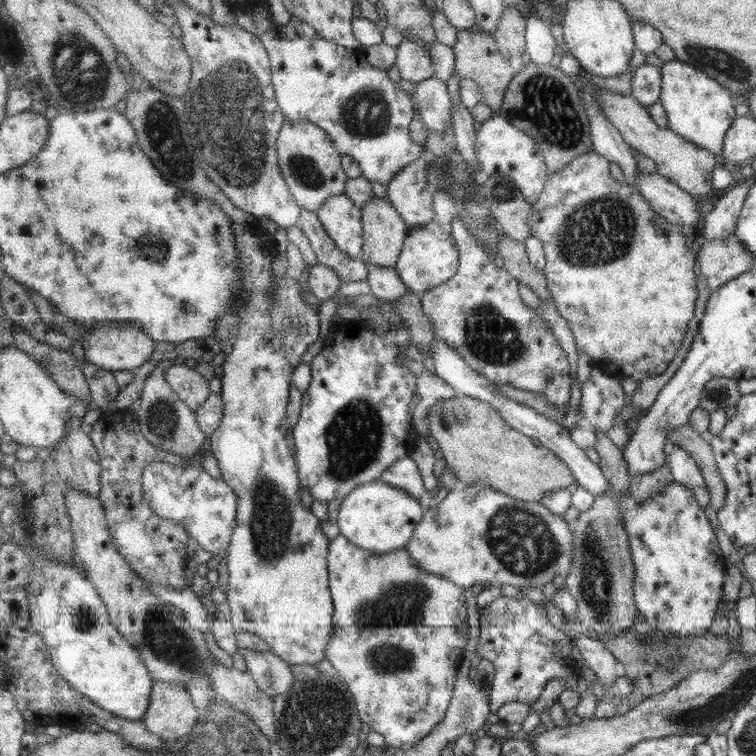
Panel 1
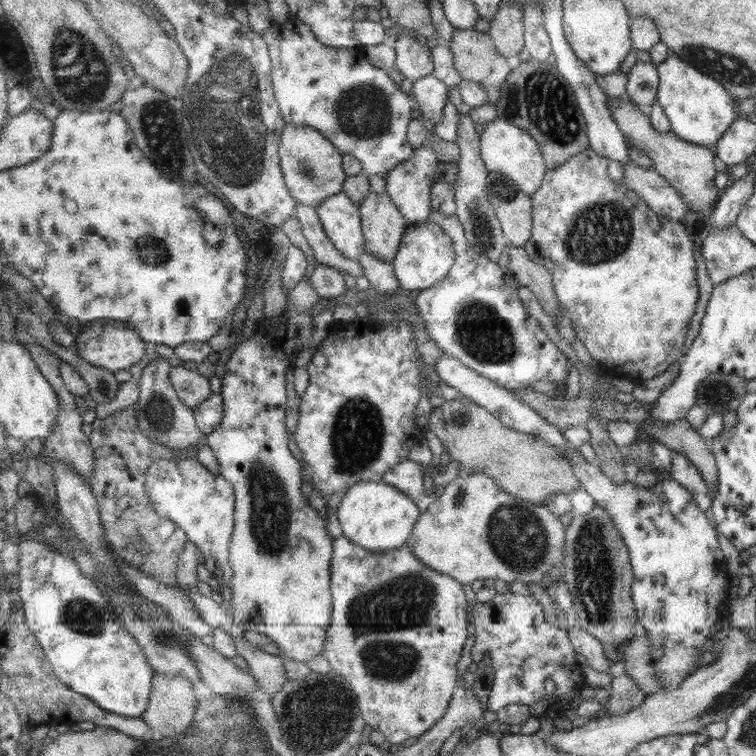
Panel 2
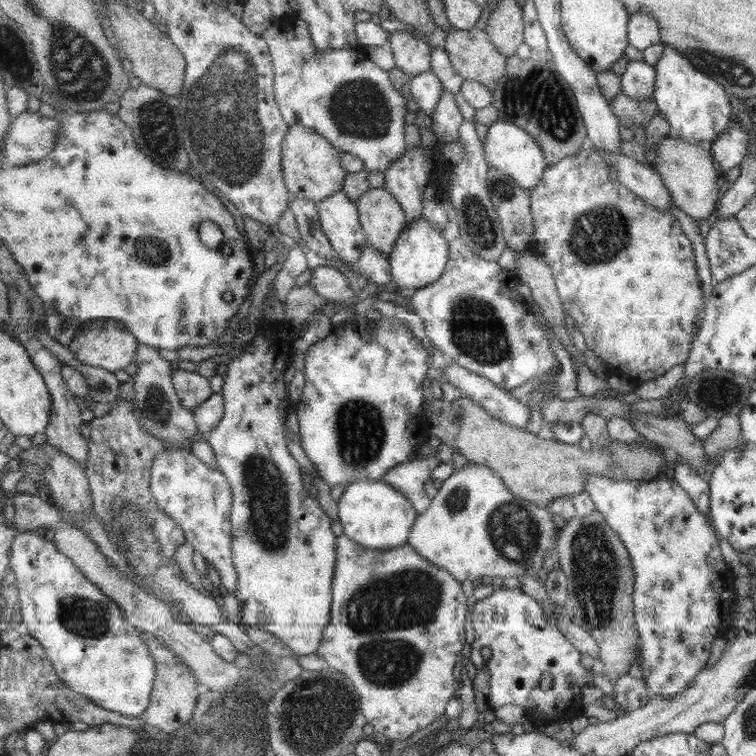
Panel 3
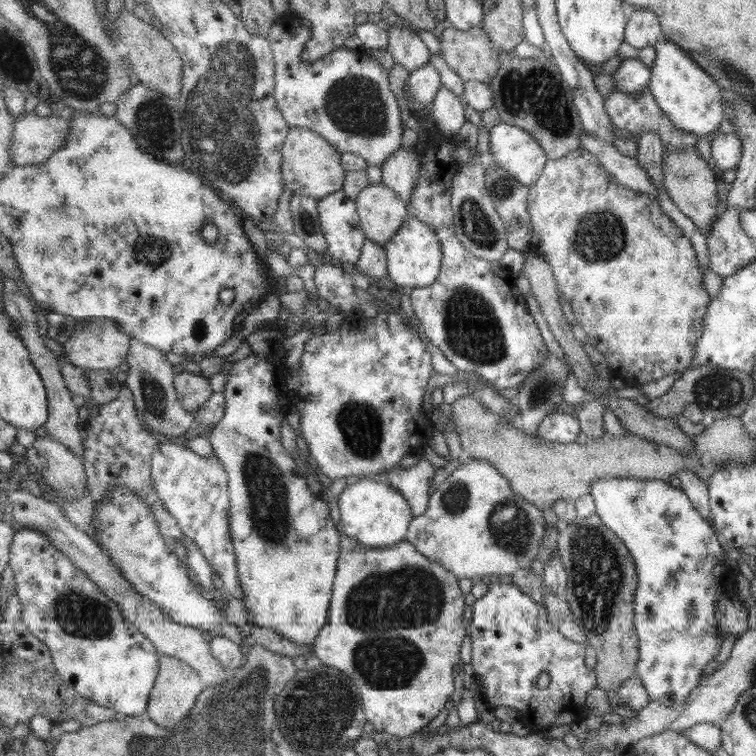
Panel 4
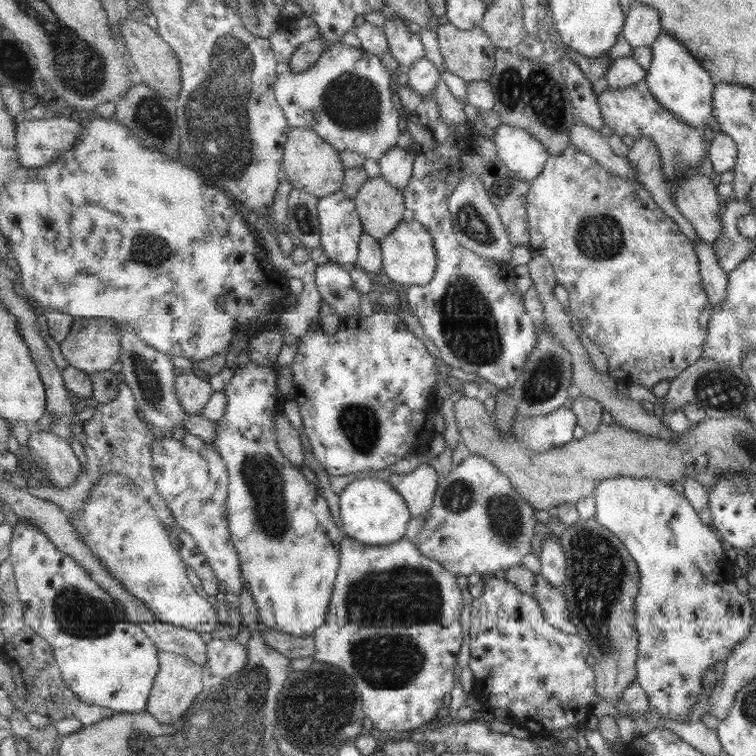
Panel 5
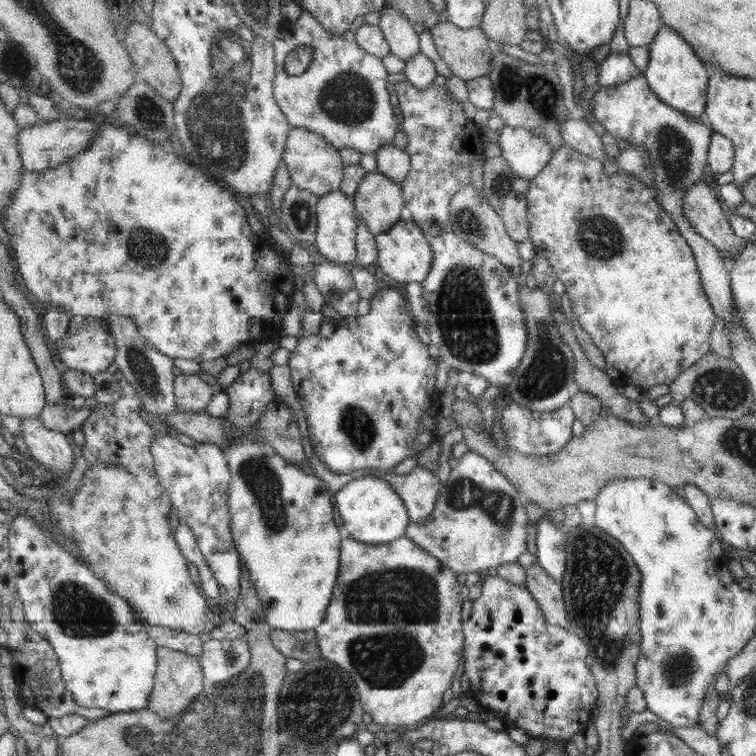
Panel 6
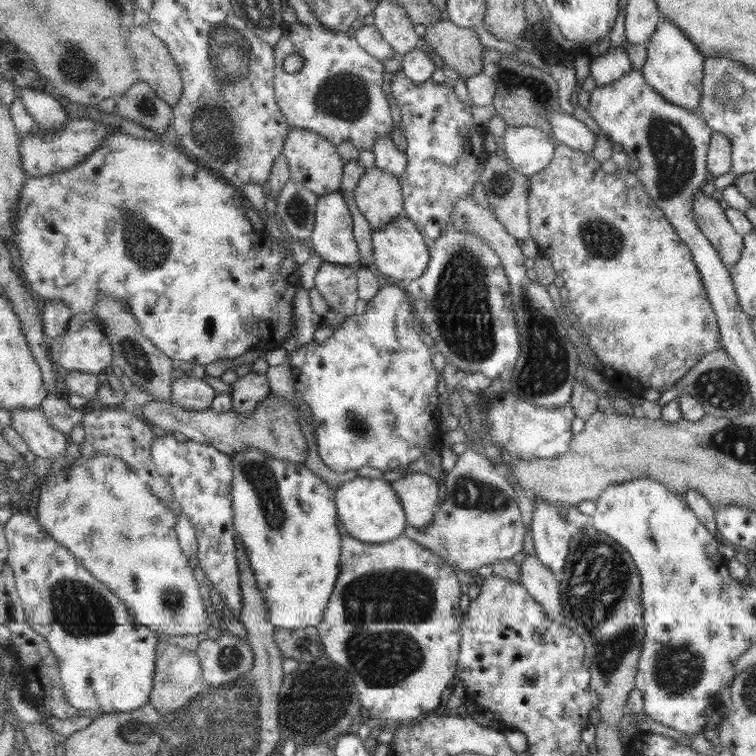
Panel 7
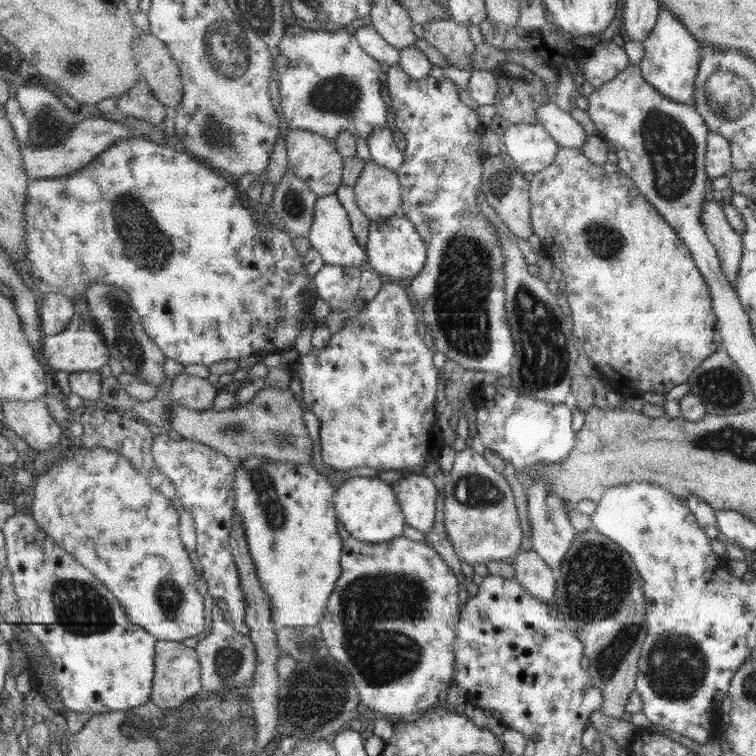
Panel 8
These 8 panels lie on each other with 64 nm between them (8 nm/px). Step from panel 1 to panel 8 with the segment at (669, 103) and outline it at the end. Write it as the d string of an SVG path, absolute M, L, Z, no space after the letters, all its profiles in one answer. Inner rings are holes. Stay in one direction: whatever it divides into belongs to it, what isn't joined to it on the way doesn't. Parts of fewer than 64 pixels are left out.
M659 2L656 24L643 40L643 58L639 62L640 75L659 94L679 102L690 104L691 94L695 92L695 74L701 61L699 44L676 19L667 13Z

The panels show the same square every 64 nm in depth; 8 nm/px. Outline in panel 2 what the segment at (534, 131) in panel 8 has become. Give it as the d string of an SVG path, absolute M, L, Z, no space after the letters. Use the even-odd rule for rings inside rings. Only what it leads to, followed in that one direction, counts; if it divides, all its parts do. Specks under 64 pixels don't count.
M496 119L488 123L480 134L480 150L487 170L511 177L525 194L533 196L545 177L541 148L529 133L507 120Z

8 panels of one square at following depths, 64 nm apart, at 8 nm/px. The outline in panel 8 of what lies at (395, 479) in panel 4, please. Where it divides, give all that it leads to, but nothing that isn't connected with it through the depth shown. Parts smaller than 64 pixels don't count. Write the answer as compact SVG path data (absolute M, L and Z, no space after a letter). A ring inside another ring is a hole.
M424 474L402 477L392 484L408 526L427 534L435 528L439 490Z

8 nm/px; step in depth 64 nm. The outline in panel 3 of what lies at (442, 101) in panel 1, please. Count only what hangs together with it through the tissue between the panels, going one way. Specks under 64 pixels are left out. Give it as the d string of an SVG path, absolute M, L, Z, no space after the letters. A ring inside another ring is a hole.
M429 70L412 77L409 84L413 100L417 102L419 109L422 109L429 118L433 118L445 91L439 76L433 70Z

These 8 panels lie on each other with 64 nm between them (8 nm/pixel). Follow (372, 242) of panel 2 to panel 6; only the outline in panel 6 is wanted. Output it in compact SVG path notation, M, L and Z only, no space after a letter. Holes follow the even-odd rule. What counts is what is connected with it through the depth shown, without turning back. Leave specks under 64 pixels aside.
M378 170L365 176L353 199L360 218L375 236L393 228L406 207L402 186Z

